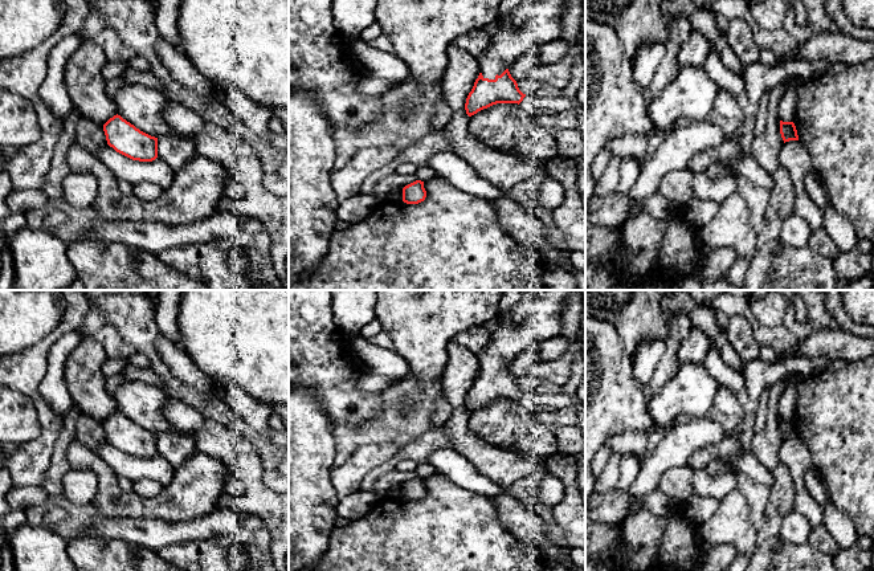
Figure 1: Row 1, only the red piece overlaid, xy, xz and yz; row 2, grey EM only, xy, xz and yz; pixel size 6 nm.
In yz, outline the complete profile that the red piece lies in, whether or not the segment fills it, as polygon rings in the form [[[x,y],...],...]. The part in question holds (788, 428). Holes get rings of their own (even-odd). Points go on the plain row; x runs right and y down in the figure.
[[[780,417],[780,431],[784,440],[789,437],[799,437],[797,427],[793,419]]]

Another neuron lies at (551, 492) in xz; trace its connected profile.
[[[547,474],[542,480],[540,488],[538,490],[538,495],[540,503],[554,507],[564,499],[565,488],[560,480],[558,480],[551,474]]]

